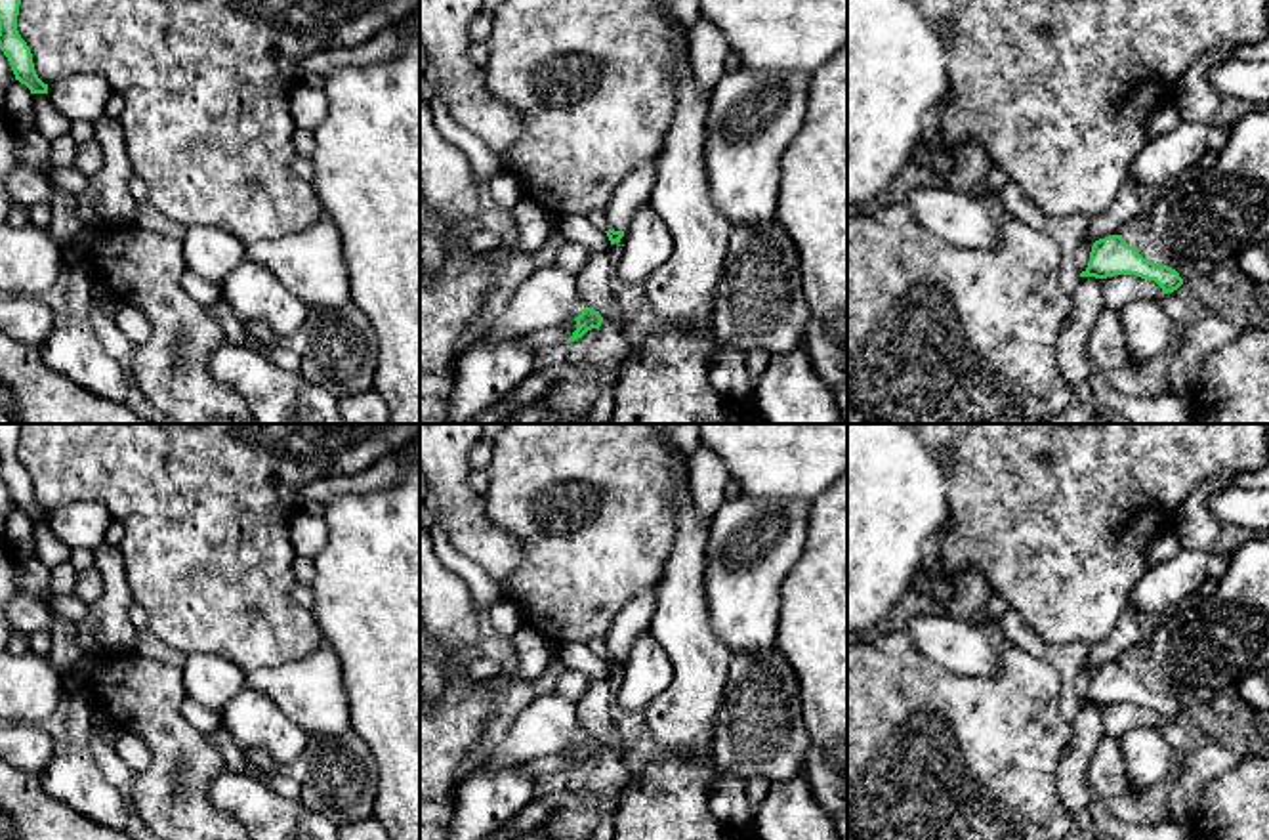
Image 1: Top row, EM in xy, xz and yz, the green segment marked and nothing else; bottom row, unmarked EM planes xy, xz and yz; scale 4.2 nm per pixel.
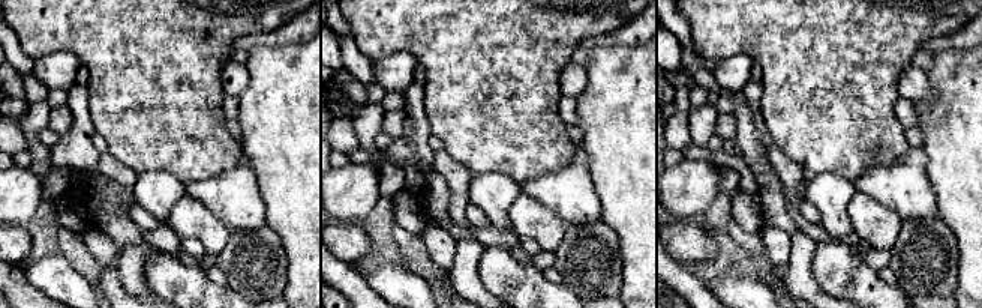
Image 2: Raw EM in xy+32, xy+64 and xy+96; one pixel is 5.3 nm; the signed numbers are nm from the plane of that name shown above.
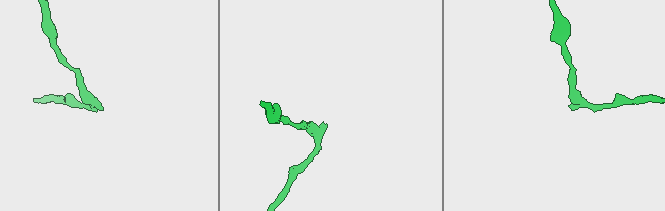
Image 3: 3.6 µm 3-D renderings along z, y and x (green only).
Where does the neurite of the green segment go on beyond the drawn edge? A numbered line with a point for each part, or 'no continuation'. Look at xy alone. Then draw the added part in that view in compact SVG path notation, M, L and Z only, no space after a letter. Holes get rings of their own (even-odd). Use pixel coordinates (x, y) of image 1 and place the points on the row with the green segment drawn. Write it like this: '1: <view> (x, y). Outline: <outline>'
no continuation

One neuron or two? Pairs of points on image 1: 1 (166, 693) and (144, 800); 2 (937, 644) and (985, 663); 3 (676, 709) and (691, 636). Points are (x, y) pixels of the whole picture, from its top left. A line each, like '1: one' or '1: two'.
1: one
2: one
3: one

